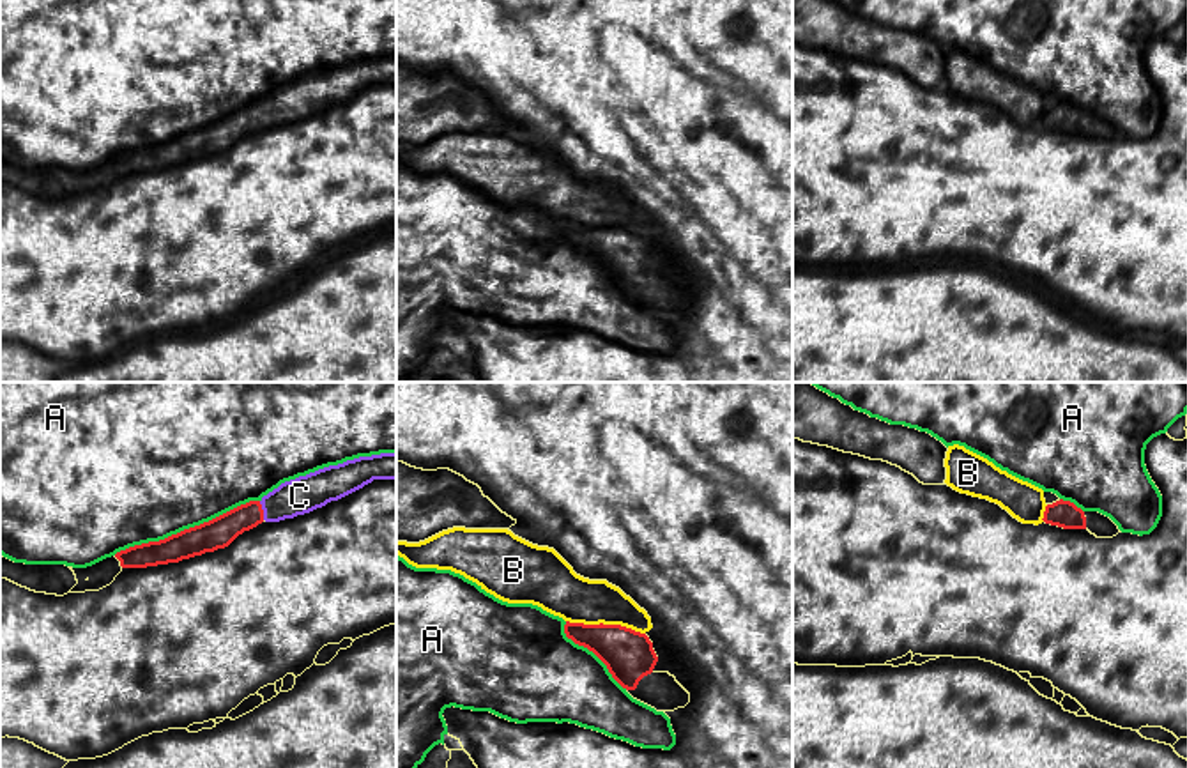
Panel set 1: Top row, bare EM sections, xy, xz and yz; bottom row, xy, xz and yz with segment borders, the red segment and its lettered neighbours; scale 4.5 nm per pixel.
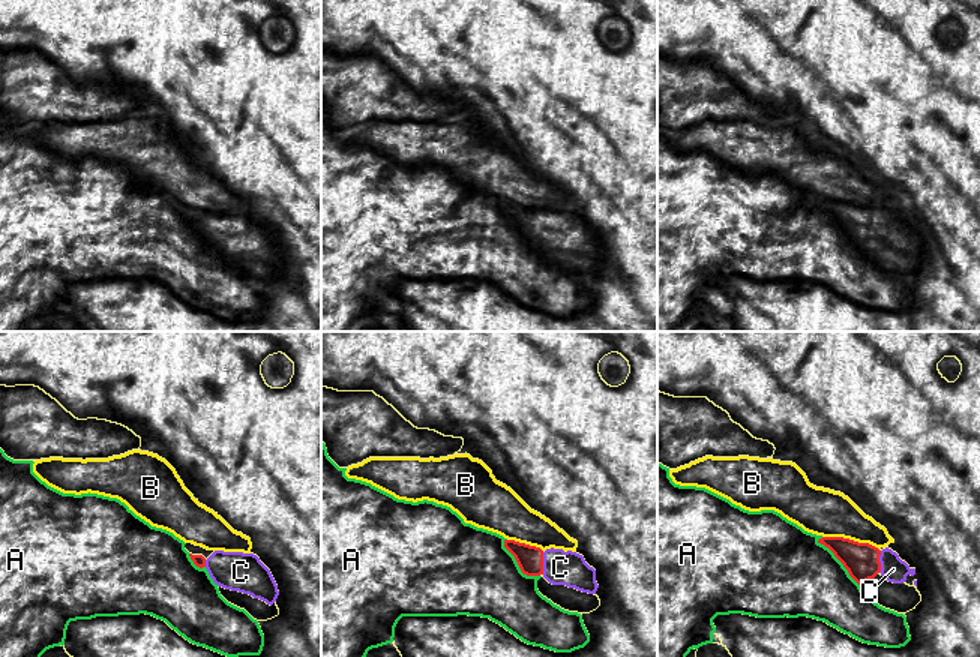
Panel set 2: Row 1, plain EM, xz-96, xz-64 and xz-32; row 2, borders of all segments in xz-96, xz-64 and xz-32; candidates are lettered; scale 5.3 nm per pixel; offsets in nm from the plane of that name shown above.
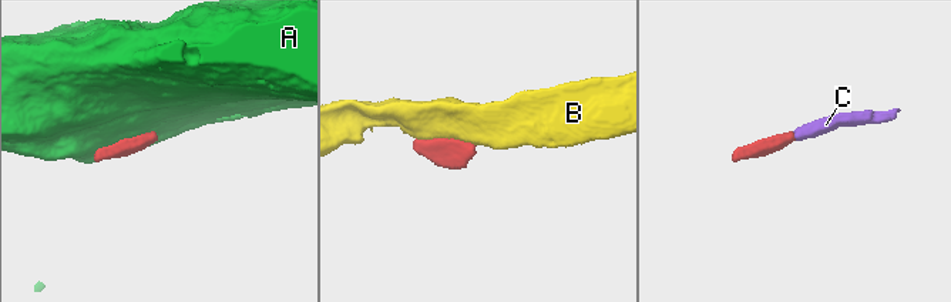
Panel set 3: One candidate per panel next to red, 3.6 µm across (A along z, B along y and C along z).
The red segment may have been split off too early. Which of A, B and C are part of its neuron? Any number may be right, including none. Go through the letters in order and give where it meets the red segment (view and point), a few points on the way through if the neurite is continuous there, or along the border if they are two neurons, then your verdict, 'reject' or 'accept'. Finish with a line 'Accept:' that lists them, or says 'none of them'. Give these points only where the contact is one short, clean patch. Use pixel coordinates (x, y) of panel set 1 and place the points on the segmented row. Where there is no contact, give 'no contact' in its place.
A: contact xy (186, 529); reject
B: contact xz (605, 625); reject
C: contact xy (262, 510); way xy (218, 533), (236, 521), (262, 510), (299, 496); accept
Accept: C

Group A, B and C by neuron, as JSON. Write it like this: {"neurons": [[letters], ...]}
{"neurons": [["A"], ["B"], ["C"]]}

